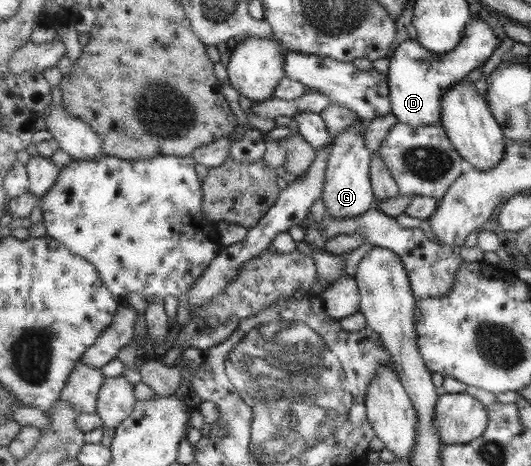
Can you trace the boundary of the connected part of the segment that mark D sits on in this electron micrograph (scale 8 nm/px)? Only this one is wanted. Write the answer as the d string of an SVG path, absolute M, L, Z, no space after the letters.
M473 19L466 29L462 43L447 53L431 53L419 43L419 40L411 35L396 48L395 53L389 58L390 64L387 77L391 91L391 104L393 115L398 122L411 126L411 128L423 128L423 126L442 125L441 117L443 107L441 102L445 98L445 91L455 88L463 82L465 77L483 67L485 61L495 53L499 47L499 34L483 19Z

